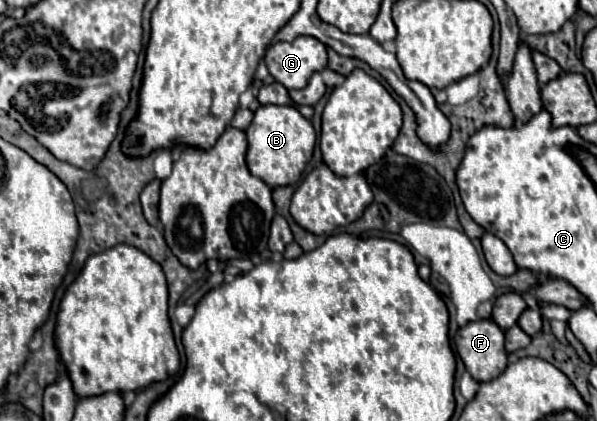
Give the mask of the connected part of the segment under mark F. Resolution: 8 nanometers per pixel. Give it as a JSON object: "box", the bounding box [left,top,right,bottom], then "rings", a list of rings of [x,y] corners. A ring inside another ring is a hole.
{"box":[454,320,506,382],"rings":[[[474,320],[454,336],[456,352],[476,382],[488,382],[506,368],[504,332],[494,320]]]}

